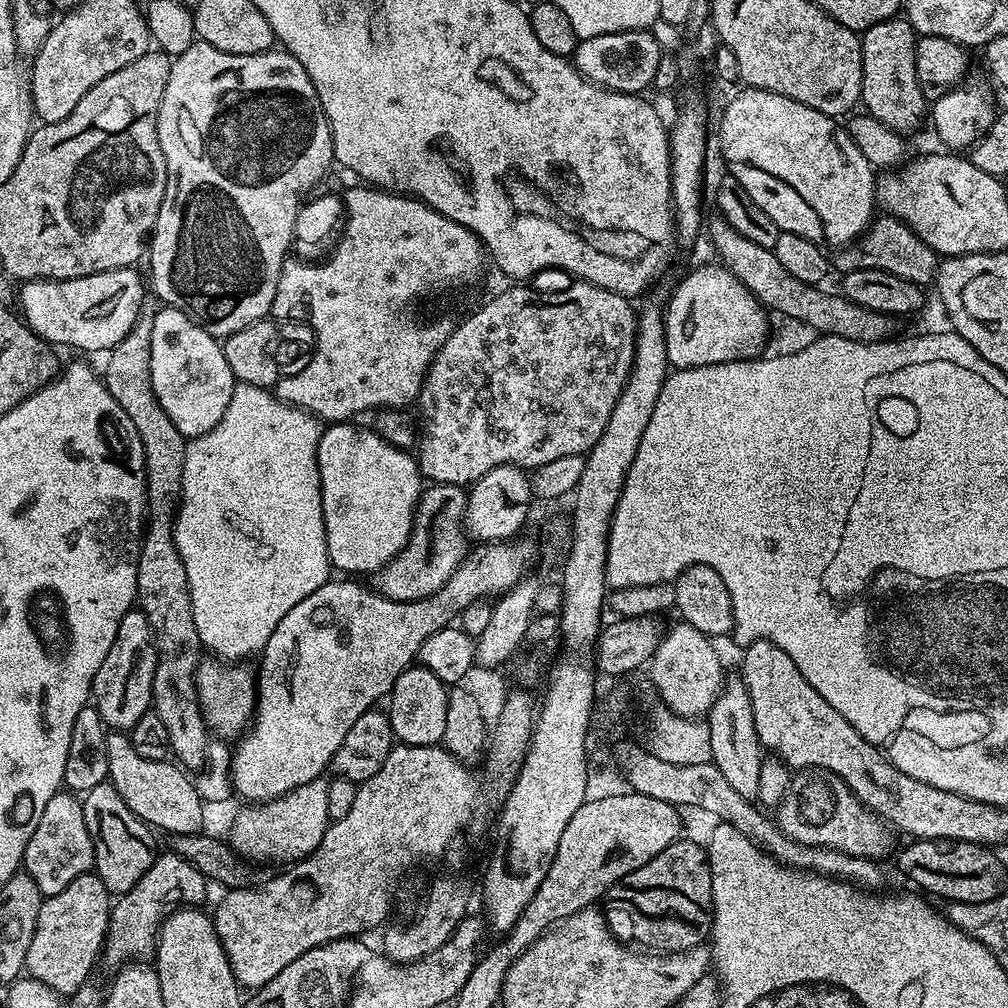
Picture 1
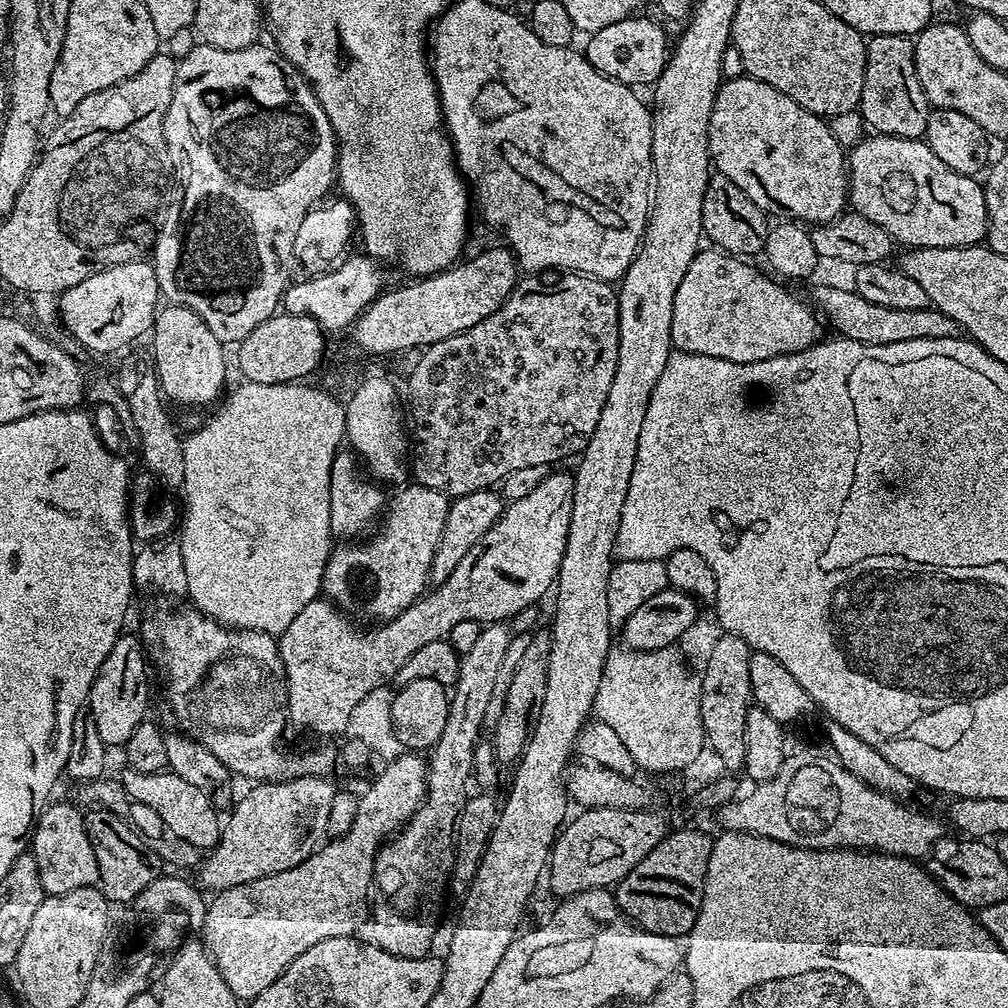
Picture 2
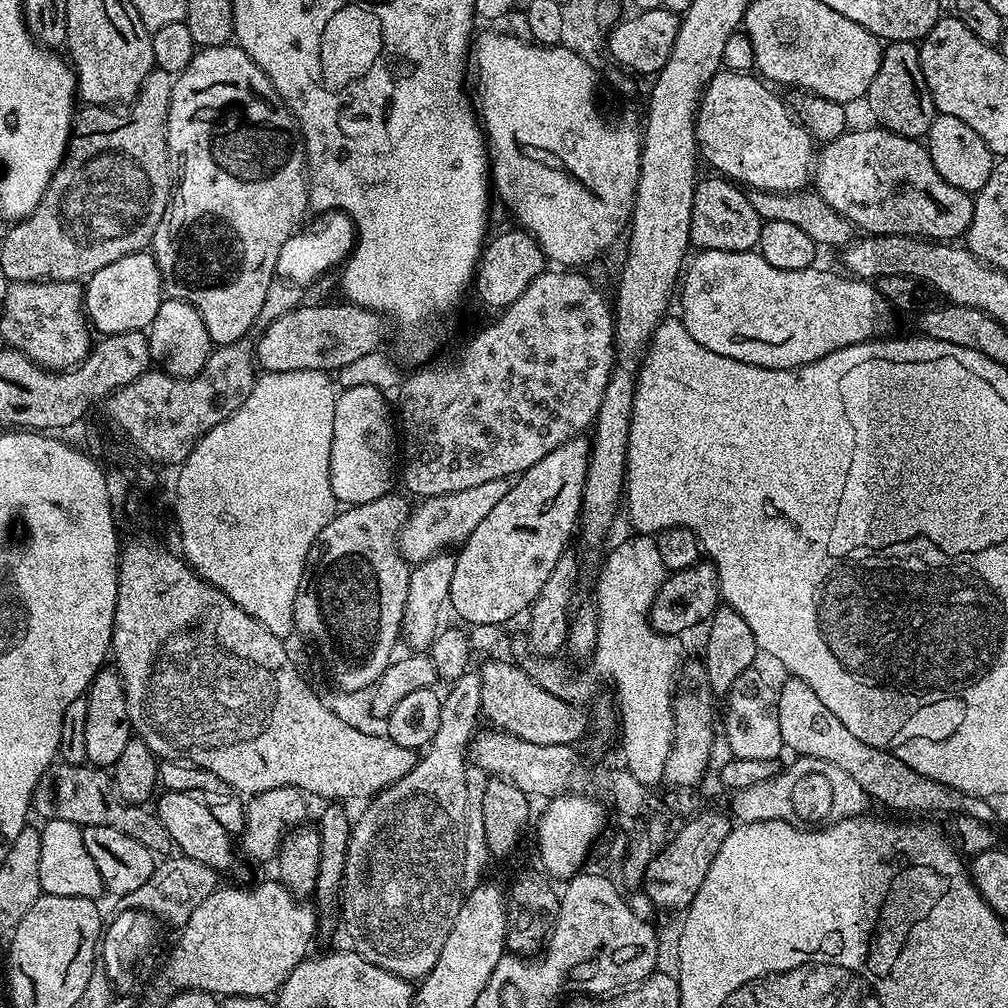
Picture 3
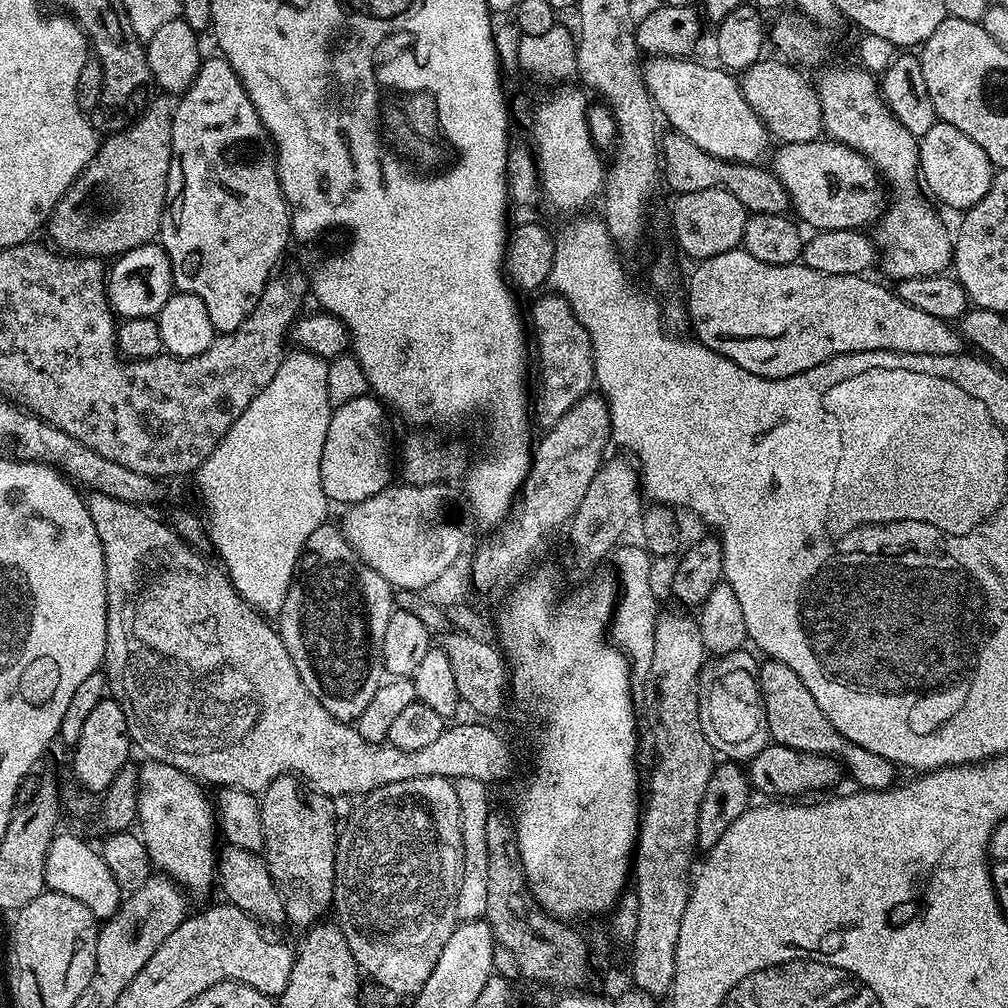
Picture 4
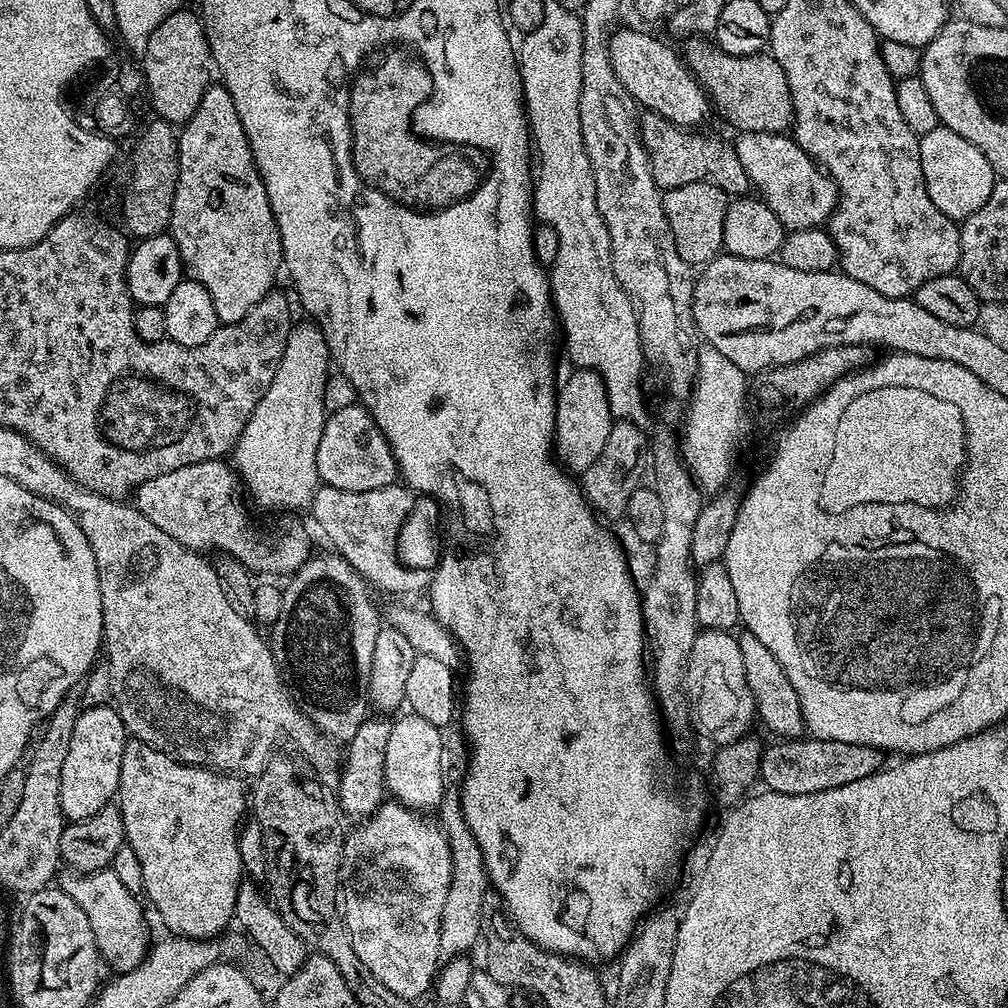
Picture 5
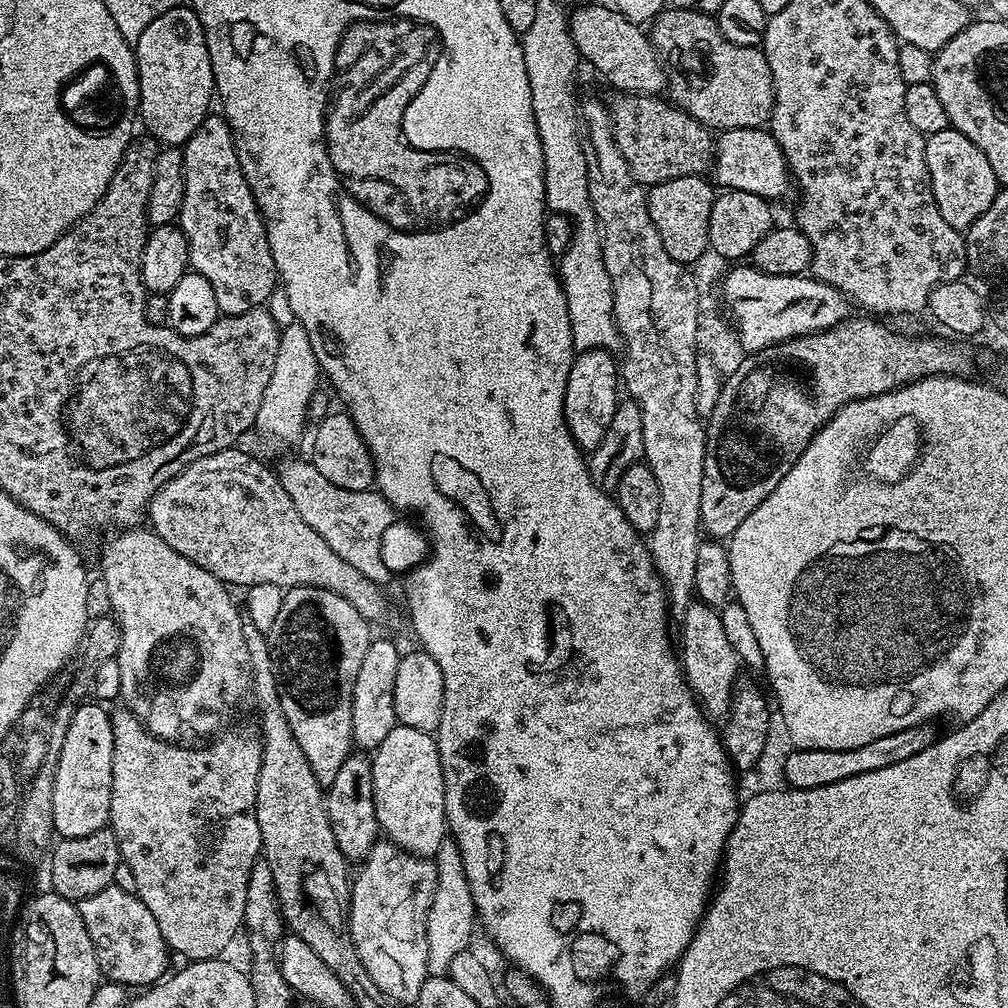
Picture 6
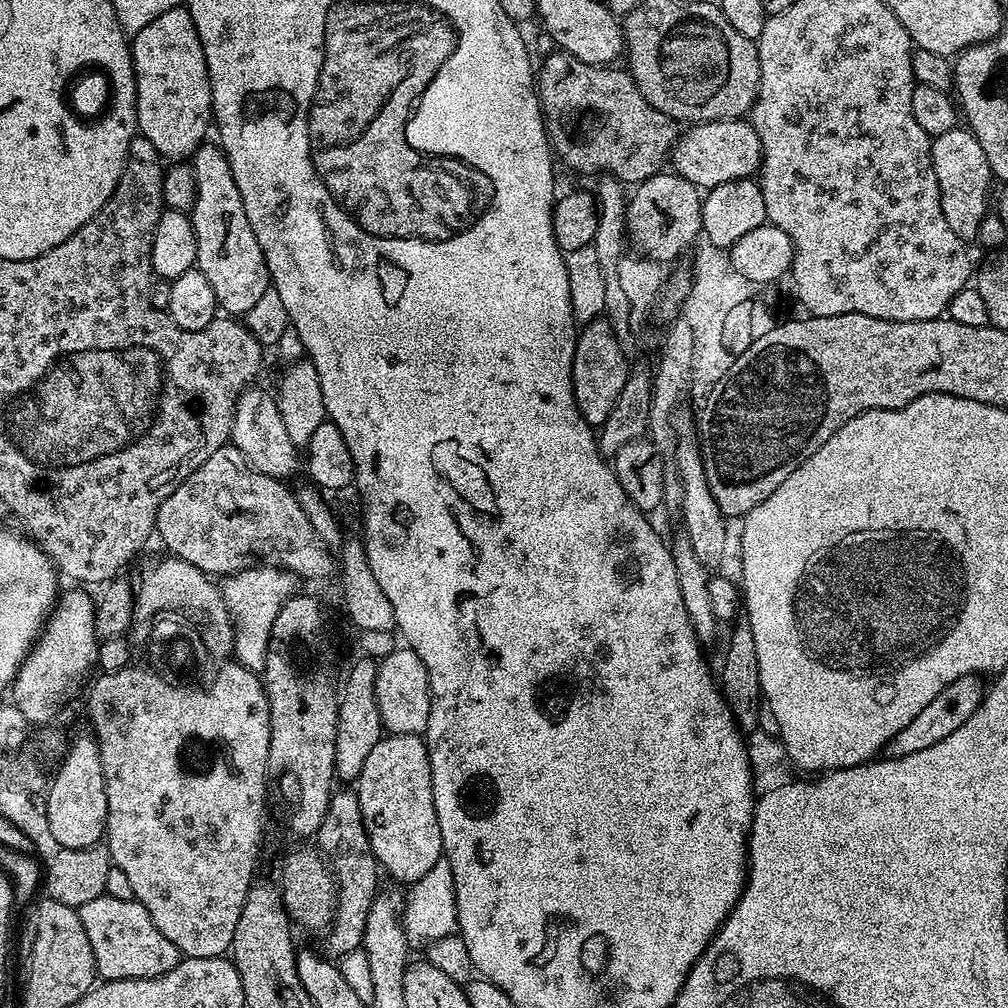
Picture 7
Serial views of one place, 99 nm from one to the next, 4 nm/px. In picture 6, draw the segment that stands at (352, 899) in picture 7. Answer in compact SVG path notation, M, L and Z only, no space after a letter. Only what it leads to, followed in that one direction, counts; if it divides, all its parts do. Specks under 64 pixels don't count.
M353 751L346 762L342 762L334 782L326 785L324 805L334 830L334 842L338 842L345 860L359 862L366 859L370 849L378 843L378 825L372 790L372 762L363 751Z

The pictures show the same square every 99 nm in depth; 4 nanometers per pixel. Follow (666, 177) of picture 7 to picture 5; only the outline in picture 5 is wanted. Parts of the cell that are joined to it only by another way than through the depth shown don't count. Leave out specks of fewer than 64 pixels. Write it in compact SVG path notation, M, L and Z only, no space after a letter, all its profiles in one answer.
M703 180L690 182L690 186L667 189L663 198L666 222L670 222L670 234L674 234L674 246L688 265L703 266L721 255L724 247L726 210L730 203L728 193Z

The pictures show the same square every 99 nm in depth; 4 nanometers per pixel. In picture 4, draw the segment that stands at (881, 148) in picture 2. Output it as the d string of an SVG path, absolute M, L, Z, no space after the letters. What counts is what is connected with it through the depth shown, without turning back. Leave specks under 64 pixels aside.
M827 138L780 144L777 149L771 153L770 171L786 190L791 211L812 230L864 230L879 221L886 207L886 188L876 167L862 154Z

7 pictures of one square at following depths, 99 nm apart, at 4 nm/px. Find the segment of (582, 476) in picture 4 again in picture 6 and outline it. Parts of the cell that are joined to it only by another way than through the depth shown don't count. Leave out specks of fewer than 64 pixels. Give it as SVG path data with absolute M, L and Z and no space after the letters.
M589 348L575 357L570 366L564 395L564 417L574 442L582 450L591 450L606 438L606 426L614 418L614 410L622 399L622 377L618 371L618 360L611 351Z

